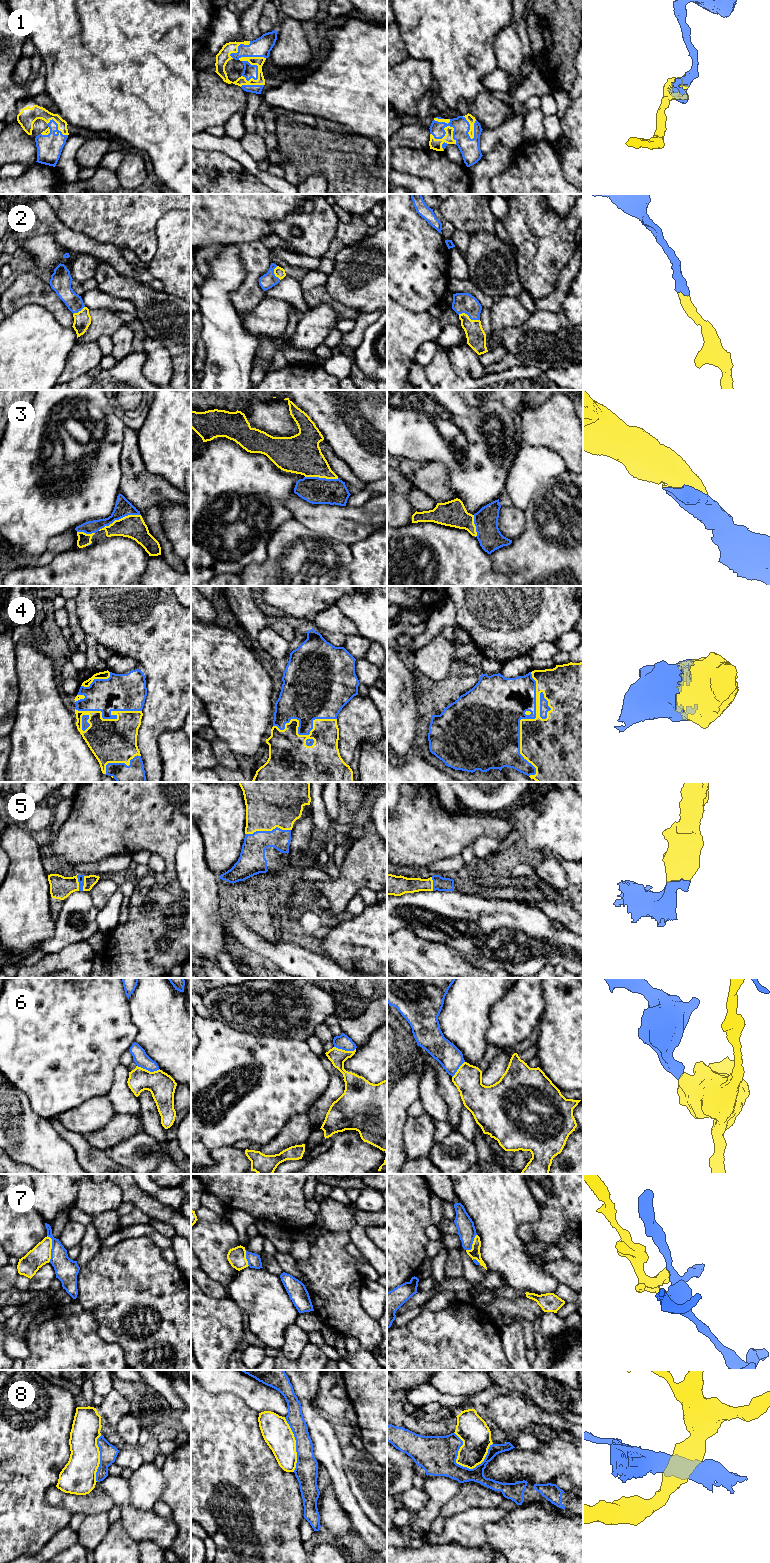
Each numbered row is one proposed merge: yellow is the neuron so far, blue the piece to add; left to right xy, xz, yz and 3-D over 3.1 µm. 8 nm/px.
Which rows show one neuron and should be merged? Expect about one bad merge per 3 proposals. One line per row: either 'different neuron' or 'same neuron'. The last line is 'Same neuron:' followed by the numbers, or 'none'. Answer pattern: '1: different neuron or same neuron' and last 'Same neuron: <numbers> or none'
1: same neuron
2: same neuron
3: same neuron
4: same neuron
5: same neuron
6: different neuron
7: different neuron
8: different neuron
Same neuron: 1, 2, 3, 4, 5

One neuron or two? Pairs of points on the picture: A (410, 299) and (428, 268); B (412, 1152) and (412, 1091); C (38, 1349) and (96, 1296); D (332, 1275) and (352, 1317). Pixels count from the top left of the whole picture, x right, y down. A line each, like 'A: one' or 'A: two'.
A: one
B: two
C: two
D: one

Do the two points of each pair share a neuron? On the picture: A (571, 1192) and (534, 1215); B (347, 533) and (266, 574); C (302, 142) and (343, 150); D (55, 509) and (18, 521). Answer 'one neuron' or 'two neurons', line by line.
A: two neurons
B: two neurons
C: one neuron
D: one neuron

